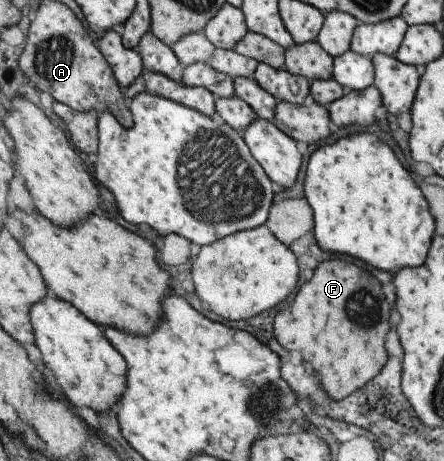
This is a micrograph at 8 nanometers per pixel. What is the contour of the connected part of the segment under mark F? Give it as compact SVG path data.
M343 258L321 262L313 278L301 286L289 308L275 316L275 338L287 350L301 350L313 366L326 393L341 399L368 383L388 359L385 338L391 308L381 292L381 282Z

